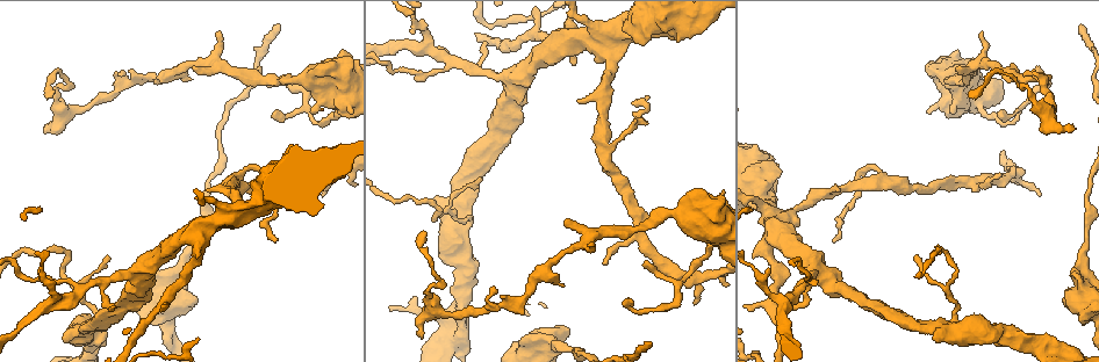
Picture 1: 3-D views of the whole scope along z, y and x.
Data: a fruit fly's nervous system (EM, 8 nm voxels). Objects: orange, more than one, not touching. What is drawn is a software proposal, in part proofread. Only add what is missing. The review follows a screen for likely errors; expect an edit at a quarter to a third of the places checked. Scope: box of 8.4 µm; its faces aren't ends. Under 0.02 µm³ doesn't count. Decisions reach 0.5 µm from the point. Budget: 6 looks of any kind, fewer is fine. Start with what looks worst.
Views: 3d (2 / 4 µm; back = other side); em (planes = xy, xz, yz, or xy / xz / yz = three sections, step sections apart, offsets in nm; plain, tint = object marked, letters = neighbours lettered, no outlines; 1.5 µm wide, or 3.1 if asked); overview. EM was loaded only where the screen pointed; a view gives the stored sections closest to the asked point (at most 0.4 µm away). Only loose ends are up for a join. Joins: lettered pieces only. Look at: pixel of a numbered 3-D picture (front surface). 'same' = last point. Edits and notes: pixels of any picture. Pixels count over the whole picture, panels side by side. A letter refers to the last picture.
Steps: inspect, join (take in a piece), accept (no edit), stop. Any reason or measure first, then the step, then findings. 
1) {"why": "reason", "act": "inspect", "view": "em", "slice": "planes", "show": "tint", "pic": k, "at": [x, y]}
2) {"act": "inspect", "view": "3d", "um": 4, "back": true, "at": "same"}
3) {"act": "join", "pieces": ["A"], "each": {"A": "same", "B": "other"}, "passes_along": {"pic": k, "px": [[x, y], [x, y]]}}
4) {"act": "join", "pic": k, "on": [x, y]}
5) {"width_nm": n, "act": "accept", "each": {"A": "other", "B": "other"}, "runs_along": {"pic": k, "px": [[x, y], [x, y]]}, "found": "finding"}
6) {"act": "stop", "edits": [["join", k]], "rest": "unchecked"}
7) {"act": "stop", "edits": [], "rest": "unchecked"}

{"why": "an open end", "act": "inspect", "view": "3d", "um": 2, "back": true, "pic": 1, "at": [564, 221]}

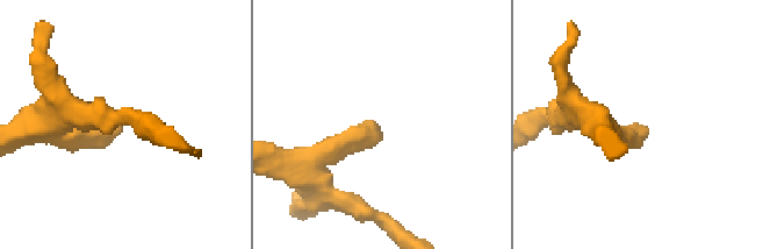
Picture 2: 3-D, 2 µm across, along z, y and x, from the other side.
{"act": "inspect", "view": "em", "slice": "planes", "show": "letters", "pic": 2, "at": [646, 128]}

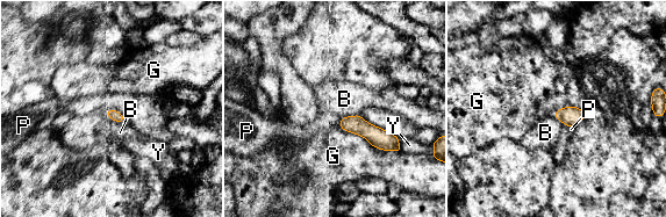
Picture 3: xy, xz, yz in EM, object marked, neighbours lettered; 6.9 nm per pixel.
{"act": "accept", "each": {"B": "other", "G": "other", "P": "other", "Y": "other"}, "runs_along": {"pic": 3, "px": [[343, 120], [384, 140], [395, 140]]}, "found": "none of them fits"}

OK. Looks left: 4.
{"act": "inspect", "view": "3d", "um": 4, "pic": 1, "at": [840, 190]}

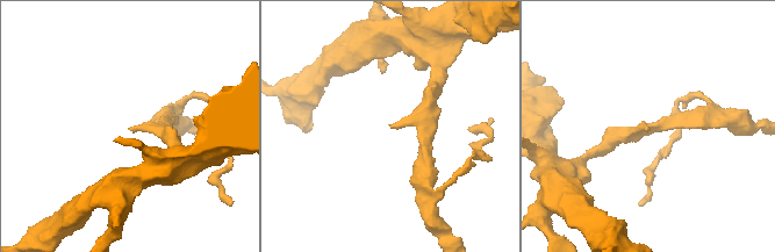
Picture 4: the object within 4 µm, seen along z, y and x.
{"act": "inspect", "view": "em", "slice": "yz", "step": 8, "show": "tint", "pic": 4, "at": [130, 129]}

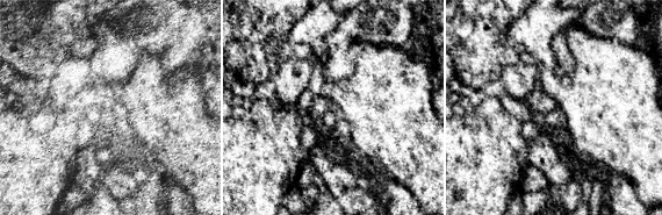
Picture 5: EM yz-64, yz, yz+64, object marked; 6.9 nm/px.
{"act": "inspect", "view": "em", "slice": "xy", "step": 4, "show": "letters", "at": "same"}

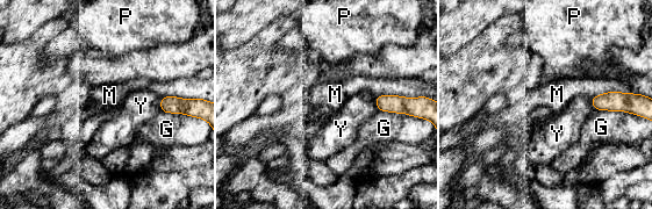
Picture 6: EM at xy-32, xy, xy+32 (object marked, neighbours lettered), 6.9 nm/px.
{"act": "accept", "each": {"G": "other", "M": "other", "P": "other", "Y": "other"}, "border": {"pic": 6, "px": [[424, 95], [377, 96]]}, "found": "no lettered piece goes on from it"}

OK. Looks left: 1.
{"act": "stop", "edits": [], "rest": "unchecked"}

